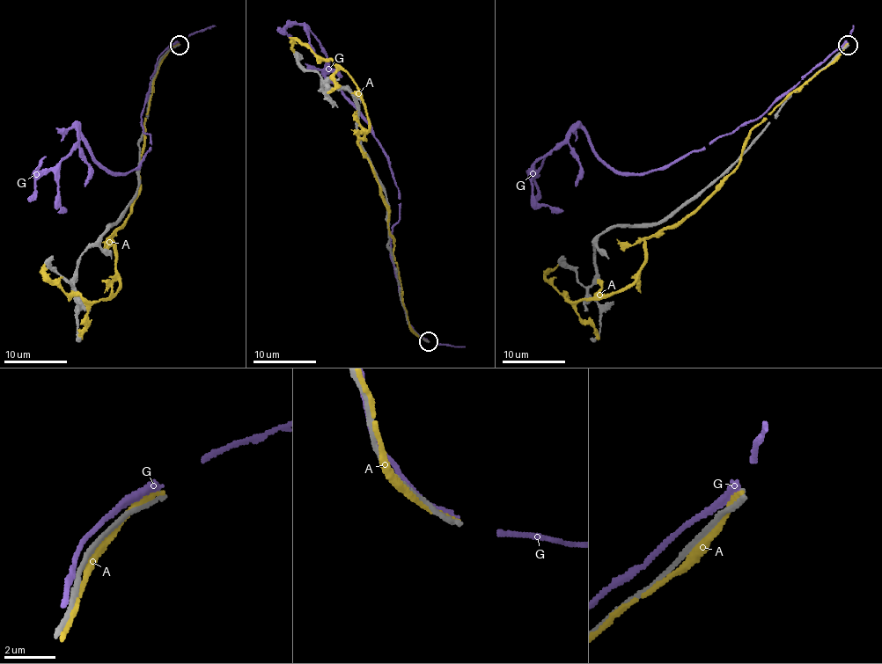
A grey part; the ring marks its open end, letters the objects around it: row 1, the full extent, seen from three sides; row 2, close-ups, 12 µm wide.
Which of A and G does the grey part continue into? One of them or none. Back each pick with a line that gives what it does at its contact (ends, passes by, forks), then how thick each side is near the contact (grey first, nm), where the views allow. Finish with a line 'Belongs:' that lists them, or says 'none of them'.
Belongs: none of them

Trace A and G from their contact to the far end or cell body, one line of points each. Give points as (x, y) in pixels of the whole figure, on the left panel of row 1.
A: (167, 53), (144, 117), (138, 194), (110, 237), (120, 286), (98, 302), (84, 302), (48, 278), (45, 264)
G: (178, 43), (156, 62), (142, 115), (151, 149), (132, 171), (110, 174), (76, 128), (58, 174), (66, 210)

